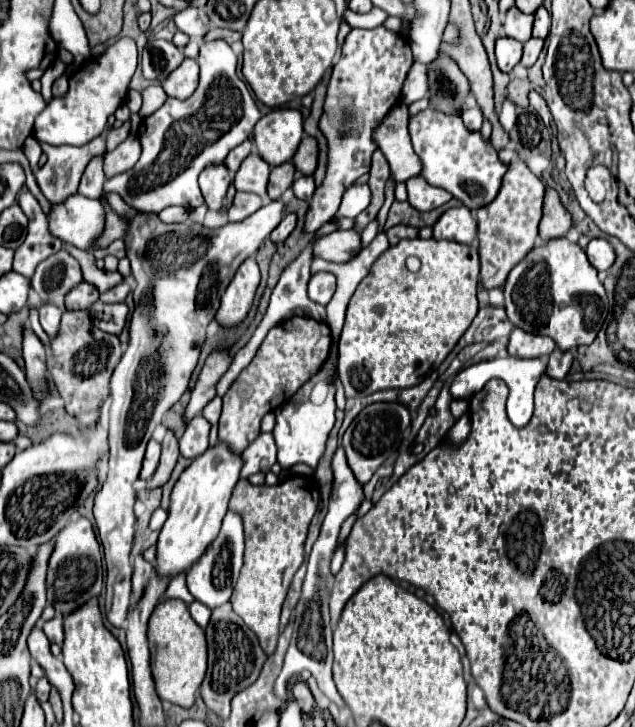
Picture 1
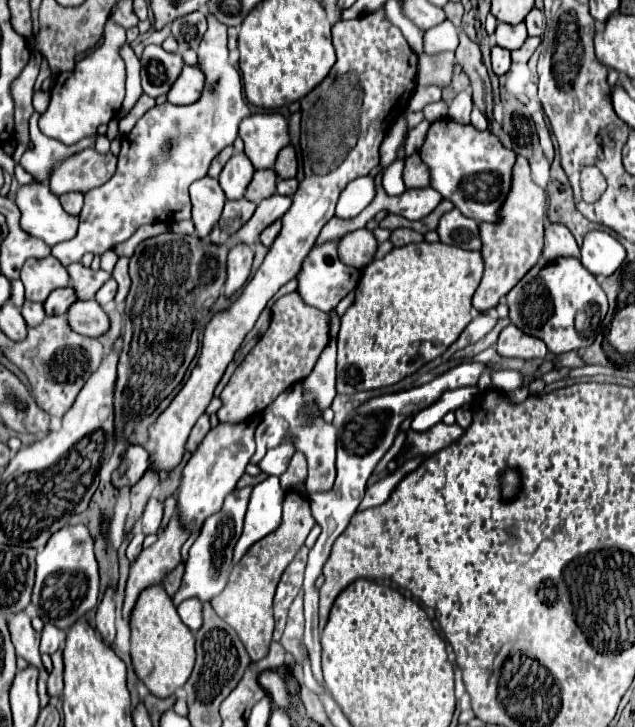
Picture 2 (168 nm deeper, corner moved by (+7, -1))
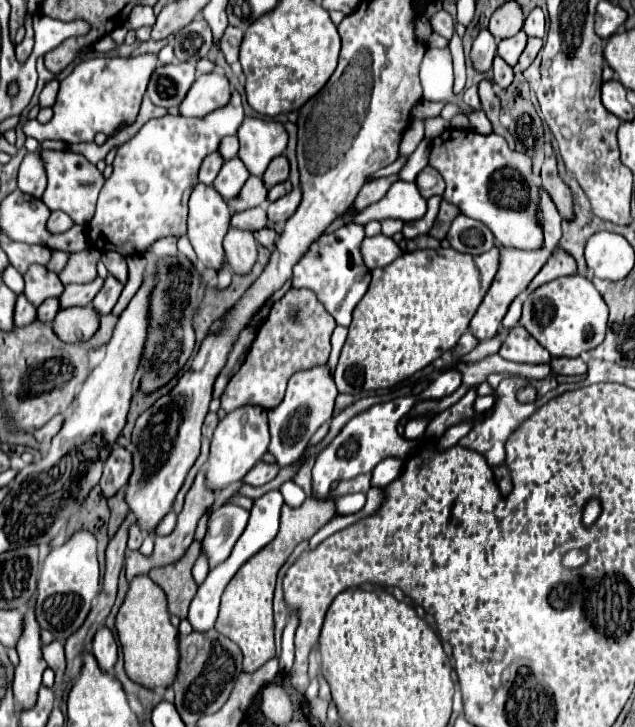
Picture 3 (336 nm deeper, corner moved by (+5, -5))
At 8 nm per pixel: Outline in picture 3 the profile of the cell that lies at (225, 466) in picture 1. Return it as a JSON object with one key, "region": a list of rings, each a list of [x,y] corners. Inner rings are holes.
{"region":[[[240,407],[232,413],[228,413],[216,427],[212,443],[210,443],[210,455],[206,463],[206,483],[212,491],[222,491],[226,485],[240,481],[266,453],[270,443],[268,435],[268,419],[266,411],[260,407]]]}

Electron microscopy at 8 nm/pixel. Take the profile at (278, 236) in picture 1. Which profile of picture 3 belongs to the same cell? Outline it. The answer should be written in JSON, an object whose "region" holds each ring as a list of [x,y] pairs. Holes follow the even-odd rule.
{"region":[[[264,227],[264,229],[260,229],[260,231],[256,231],[254,233],[254,237],[256,237],[256,241],[260,243],[260,245],[264,245],[264,247],[274,247],[274,241],[276,241],[276,231],[274,229],[268,229],[268,227]]]}

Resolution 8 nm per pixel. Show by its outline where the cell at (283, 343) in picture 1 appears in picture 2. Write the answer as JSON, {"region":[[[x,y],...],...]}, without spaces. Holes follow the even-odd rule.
{"region":[[[296,291],[280,297],[272,305],[272,321],[268,331],[244,357],[244,361],[238,365],[232,379],[220,393],[222,407],[218,409],[218,419],[222,423],[240,423],[250,419],[254,413],[262,413],[264,407],[268,407],[282,391],[286,391],[290,385],[310,375],[328,339],[330,339],[328,313],[306,305]]]}

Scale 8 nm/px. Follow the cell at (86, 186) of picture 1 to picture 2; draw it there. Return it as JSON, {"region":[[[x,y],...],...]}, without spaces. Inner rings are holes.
{"region":[[[68,193],[68,195],[62,195],[62,197],[60,197],[62,207],[64,207],[70,215],[80,215],[80,211],[82,211],[82,201],[84,201],[84,197],[82,197],[80,193]]]}

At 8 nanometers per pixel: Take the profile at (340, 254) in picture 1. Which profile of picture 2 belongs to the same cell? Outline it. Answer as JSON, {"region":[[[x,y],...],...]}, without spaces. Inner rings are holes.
{"region":[[[370,229],[352,231],[338,241],[340,259],[356,269],[366,267],[374,259],[376,249],[378,249],[378,241]]]}

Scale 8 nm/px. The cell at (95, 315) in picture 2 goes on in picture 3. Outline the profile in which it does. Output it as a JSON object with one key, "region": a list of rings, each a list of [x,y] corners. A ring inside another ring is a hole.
{"region":[[[92,305],[60,309],[54,319],[56,335],[66,343],[86,343],[100,327],[100,315]]]}

